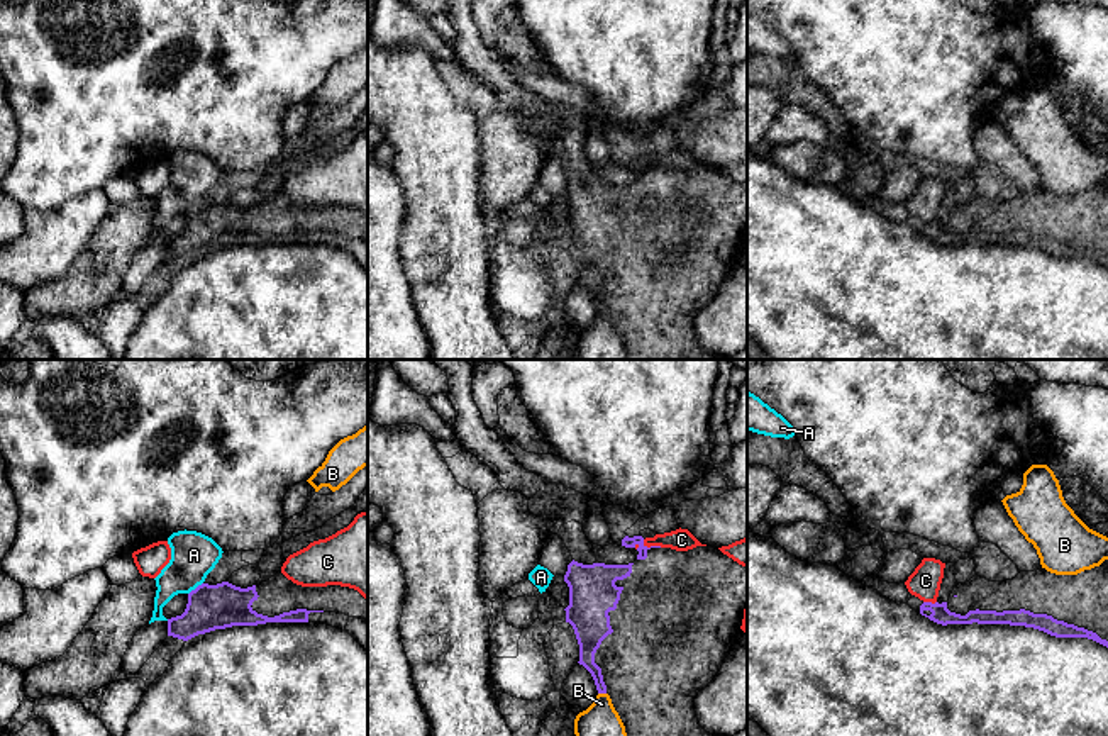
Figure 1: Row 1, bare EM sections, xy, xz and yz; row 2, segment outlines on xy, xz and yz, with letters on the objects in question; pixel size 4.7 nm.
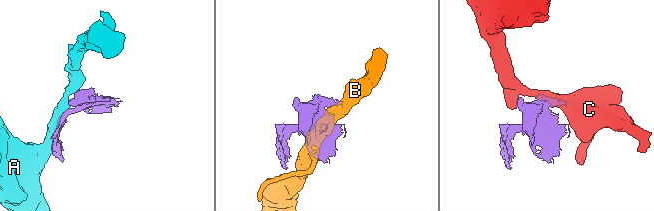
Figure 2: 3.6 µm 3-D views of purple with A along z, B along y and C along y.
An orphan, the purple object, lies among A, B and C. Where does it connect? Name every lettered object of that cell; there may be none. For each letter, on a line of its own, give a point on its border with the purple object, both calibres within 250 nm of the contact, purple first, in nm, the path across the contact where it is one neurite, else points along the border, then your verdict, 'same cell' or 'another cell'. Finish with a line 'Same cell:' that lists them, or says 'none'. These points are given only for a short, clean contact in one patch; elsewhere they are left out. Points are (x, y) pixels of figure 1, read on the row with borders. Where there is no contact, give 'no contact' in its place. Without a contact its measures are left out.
A: contact xy (197, 587); calibres 220 and 220 nm; another cell
B: contact xz (602, 692); calibres 100 and 160 nm; border xz (598, 692), (605, 694); another cell
C: contact xz (651, 546); calibres 50 and 110 nm; border xz (642, 540), (648, 546), (661, 546); another cell
Same cell: none

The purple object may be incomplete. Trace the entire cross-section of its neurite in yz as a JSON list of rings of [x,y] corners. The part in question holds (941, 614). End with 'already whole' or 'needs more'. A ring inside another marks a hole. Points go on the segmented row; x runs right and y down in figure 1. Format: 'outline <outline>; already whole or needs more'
outline [[[1108,560],[1078,575],[1040,568],[1005,582],[974,575],[947,602],[923,602],[920,614],[947,624],[1010,624],[1055,638],[1088,638],[1108,648]]]; needs more

